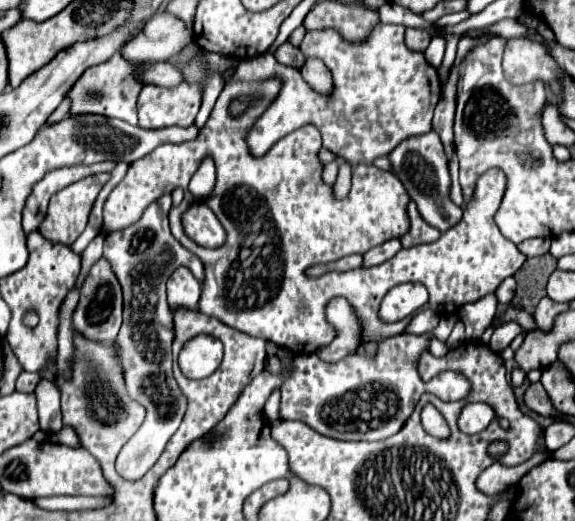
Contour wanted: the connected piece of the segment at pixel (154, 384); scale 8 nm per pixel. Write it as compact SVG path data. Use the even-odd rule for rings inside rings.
M166 193L150 203L150 207L146 207L138 223L130 225L126 231L108 233L104 241L104 257L110 261L124 291L124 323L116 343L120 347L120 359L124 361L122 365L130 395L142 405L152 405L152 401L164 401L164 415L184 415L186 397L182 395L172 375L174 319L172 309L166 303L166 281L174 269L188 267L202 283L204 265L170 233L170 207L172 197L170 193Z

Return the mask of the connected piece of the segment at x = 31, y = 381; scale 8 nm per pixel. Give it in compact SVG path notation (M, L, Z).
M24 371L18 377L18 381L16 381L16 391L20 391L20 393L34 393L38 381L40 381L40 375L38 373L26 373Z

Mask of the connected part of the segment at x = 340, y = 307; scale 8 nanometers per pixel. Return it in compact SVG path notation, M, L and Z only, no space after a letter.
M342 297L332 299L328 303L326 313L328 313L328 321L336 327L338 335L330 345L322 347L318 351L318 355L324 361L334 363L346 355L350 355L350 351L356 351L356 347L360 347L360 329L358 329L360 325L356 321L356 315L354 315L350 303Z

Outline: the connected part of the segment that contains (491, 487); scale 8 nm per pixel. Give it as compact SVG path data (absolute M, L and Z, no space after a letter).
M540 439L540 443L542 443L540 451L538 451L532 459L528 459L526 463L522 463L522 465L506 467L506 465L494 463L494 465L490 465L488 469L484 469L484 471L480 473L480 477L476 479L478 491L482 491L482 493L486 493L486 495L490 495L490 497L498 497L504 489L508 489L510 485L516 485L532 467L540 465L540 463L548 457L548 451L546 451L546 447L544 447L544 439Z

